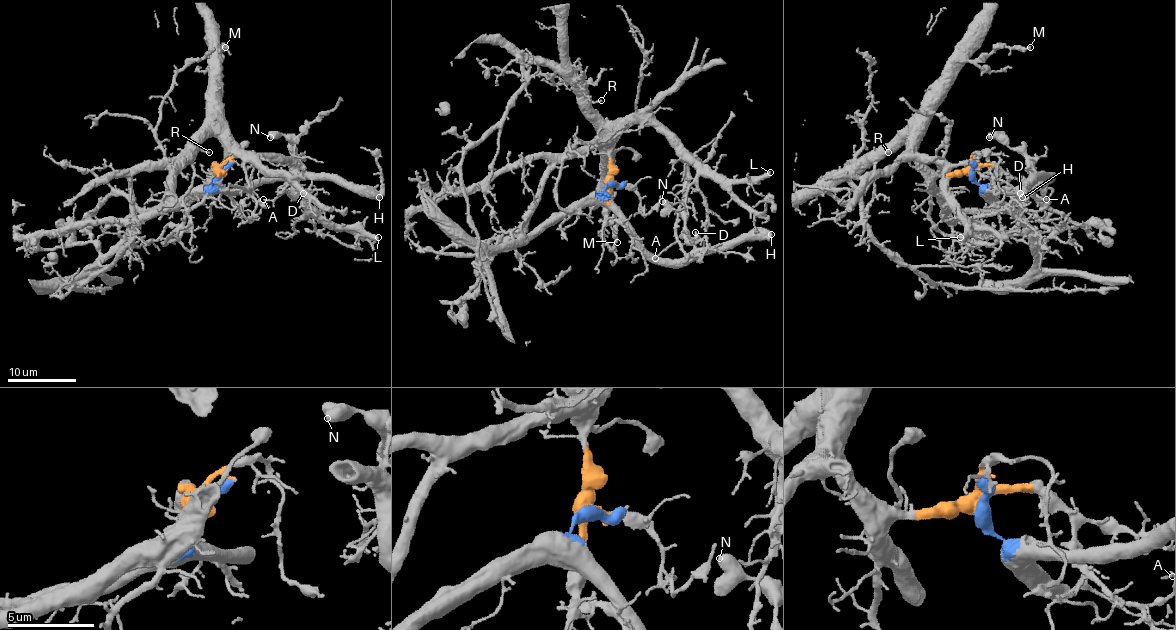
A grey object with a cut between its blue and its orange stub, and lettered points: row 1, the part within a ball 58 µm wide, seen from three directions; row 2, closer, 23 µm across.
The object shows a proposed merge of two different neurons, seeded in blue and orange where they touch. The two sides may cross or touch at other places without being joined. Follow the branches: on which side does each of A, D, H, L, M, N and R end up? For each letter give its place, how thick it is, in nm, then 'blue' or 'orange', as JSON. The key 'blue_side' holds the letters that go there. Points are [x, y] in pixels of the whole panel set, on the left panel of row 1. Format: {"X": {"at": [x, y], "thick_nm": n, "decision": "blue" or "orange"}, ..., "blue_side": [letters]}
{"A": {"at": [263, 199], "thick_nm": 120, "decision": "orange"}, "D": {"at": [303, 193], "thick_nm": 480, "decision": "blue"}, "H": {"at": [379, 197], "thick_nm": 600, "decision": "blue"}, "L": {"at": [378, 237], "thick_nm": 550, "decision": "orange"}, "M": {"at": [225, 47], "thick_nm": 280, "decision": "orange"}, "N": {"at": [270, 137], "thick_nm": 600, "decision": "blue"}, "R": {"at": [209, 152], "thick_nm": 130, "decision": "orange"}, "blue_side": ["D", "H", "N"]}

